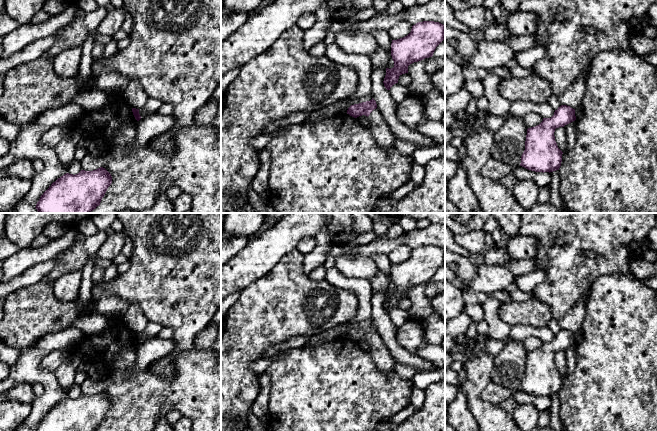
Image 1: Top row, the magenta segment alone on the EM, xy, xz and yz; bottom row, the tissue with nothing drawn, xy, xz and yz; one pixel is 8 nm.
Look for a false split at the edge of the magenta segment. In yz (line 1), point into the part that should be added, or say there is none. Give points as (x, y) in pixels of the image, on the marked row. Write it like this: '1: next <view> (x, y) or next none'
1: next none

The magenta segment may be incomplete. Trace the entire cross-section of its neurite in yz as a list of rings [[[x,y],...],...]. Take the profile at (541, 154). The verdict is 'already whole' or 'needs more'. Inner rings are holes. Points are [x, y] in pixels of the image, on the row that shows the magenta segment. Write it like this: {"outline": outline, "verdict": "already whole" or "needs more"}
{"outline": [[[561,105],[551,118],[543,118],[539,125],[528,128],[520,166],[543,173],[559,170],[563,152],[557,146],[554,132],[575,120],[575,109]]], "verdict": "already whole"}

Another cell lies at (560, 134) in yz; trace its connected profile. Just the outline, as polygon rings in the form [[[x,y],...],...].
[[[559,127],[555,129],[554,132],[555,141],[557,143],[558,148],[562,151],[566,151],[567,146],[567,134],[564,127]]]

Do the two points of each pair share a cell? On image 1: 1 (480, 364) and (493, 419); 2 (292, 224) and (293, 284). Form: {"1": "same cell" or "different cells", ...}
{"1": "same cell", "2": "different cells"}

